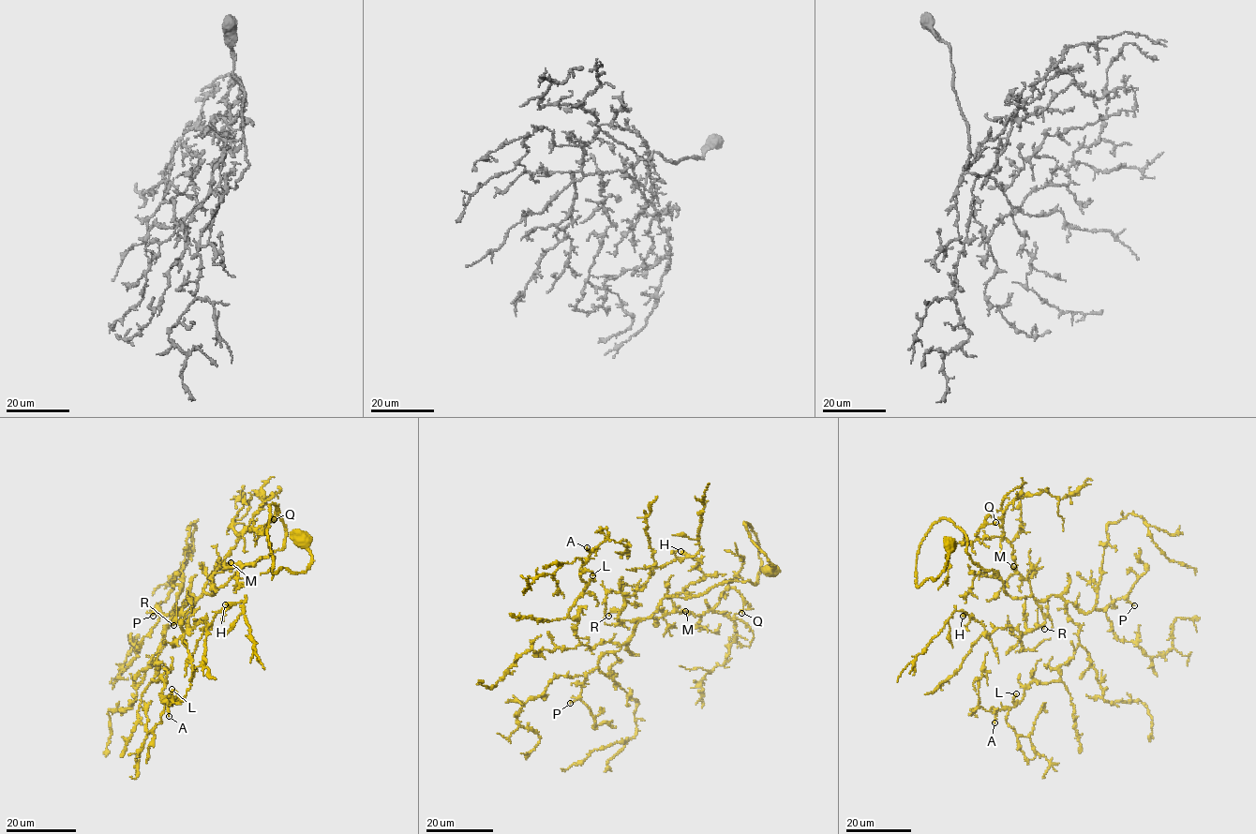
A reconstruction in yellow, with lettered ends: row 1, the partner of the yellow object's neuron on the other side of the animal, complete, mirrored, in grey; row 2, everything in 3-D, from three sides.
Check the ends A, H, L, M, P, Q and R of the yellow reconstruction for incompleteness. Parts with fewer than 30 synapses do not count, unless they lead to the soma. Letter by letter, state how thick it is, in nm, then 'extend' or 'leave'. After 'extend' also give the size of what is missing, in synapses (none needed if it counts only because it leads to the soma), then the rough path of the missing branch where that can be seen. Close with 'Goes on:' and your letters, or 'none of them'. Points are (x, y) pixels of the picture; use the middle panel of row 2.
A: calibre 200 nm; extend; 60 synapses; course (587, 547), (585, 533), (590, 525), (595, 506), (592, 505), (595, 497), (591, 494)
H: calibre 280 nm; leave
L: calibre 160 nm; leave
M: calibre 150 nm; leave
P: calibre 150 nm; leave
Q: calibre 190 nm; leave
R: calibre 160 nm; leave
Goes on: A

